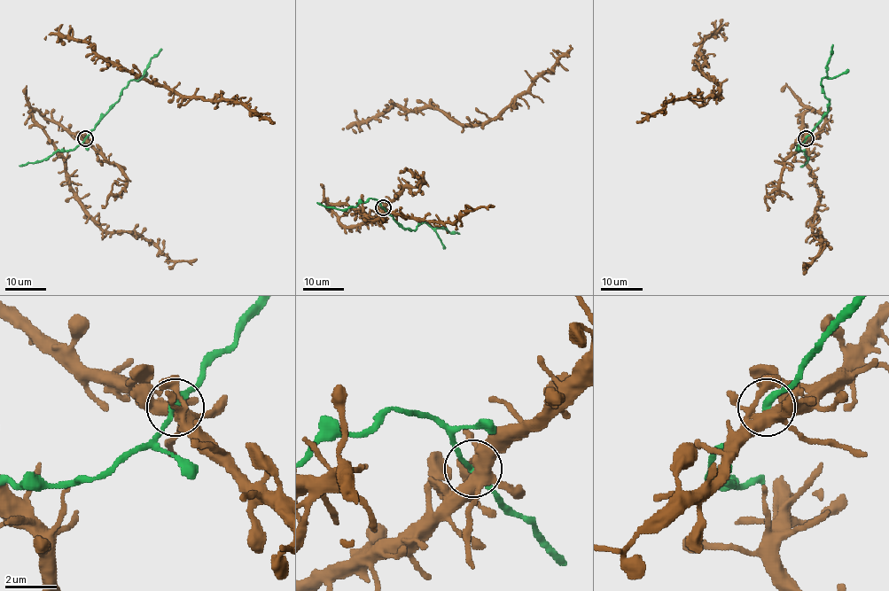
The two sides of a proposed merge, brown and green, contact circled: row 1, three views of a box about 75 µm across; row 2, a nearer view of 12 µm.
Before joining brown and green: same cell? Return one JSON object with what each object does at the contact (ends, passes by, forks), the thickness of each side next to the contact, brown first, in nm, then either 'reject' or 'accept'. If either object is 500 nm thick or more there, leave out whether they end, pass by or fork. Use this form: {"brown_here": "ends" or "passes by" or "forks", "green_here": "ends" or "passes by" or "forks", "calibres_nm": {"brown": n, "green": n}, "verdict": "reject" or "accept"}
{"brown_here": "forks", "green_here": "passes by", "calibres_nm": {"brown": 440, "green": 220}, "verdict": "accept"}

